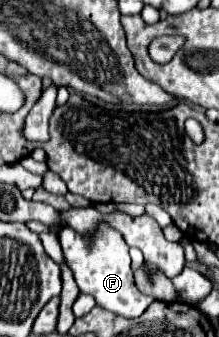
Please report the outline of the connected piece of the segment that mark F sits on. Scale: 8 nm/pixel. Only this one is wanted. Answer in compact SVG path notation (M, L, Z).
M99 223L93 235L81 235L71 227L63 227L57 235L63 247L65 263L71 267L81 293L93 295L99 307L113 311L121 317L135 319L141 317L153 301L157 301L157 297L145 295L137 289L133 269L131 269L129 245L125 243L123 235L113 227L109 227L107 223Z

